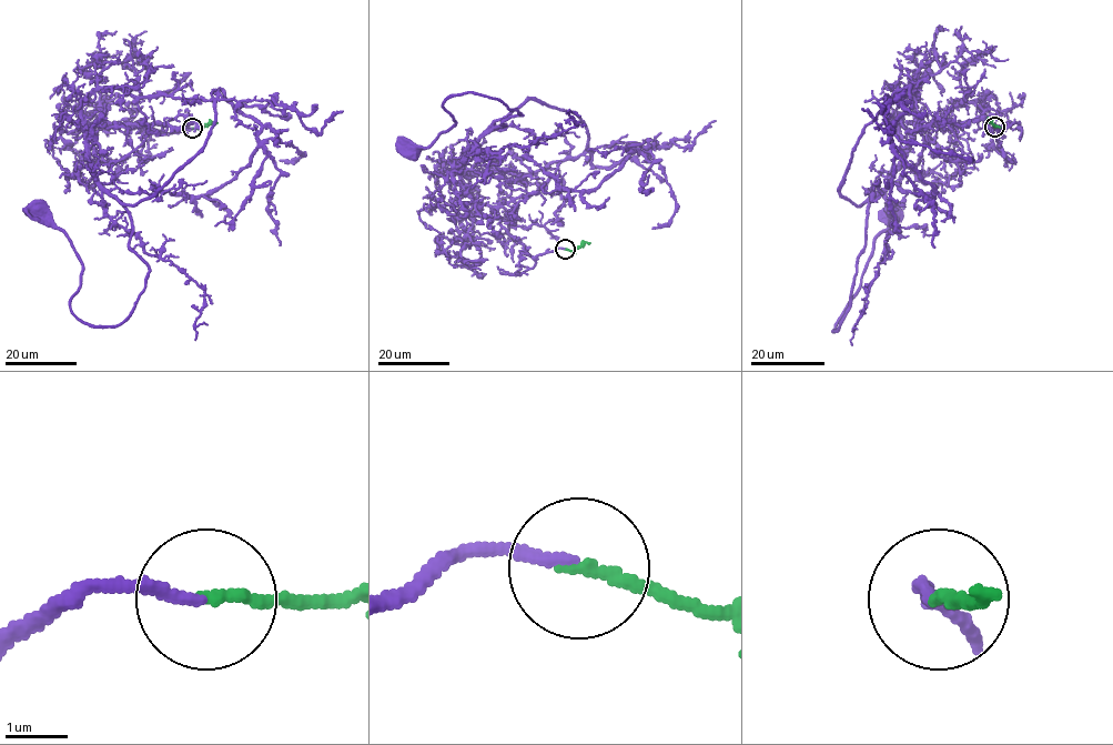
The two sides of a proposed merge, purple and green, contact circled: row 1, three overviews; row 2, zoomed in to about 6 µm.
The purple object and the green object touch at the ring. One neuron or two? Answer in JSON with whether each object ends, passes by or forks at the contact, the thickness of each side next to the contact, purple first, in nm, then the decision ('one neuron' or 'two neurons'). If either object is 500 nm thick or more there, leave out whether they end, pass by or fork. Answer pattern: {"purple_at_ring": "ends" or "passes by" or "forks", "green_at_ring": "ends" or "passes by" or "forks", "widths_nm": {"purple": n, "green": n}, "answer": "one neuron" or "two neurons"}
{"purple_at_ring": "ends", "green_at_ring": "ends", "widths_nm": {"purple": 160, "green": 200}, "answer": "one neuron"}

